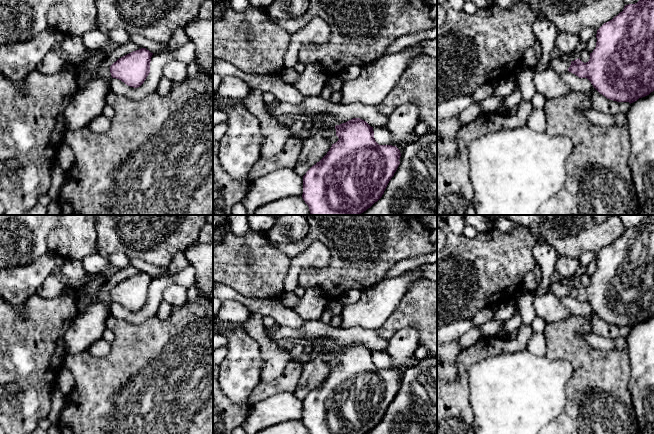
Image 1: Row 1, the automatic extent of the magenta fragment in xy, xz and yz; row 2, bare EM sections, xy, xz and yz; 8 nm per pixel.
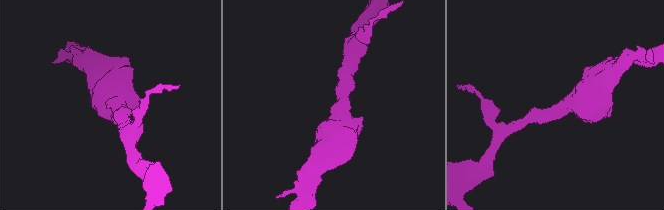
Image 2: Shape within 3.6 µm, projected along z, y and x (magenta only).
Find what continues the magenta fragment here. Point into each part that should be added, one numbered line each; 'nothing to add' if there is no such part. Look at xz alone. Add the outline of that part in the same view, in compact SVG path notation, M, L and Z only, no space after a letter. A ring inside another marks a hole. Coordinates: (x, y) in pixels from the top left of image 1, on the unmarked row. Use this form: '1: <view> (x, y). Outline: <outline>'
1: xz (324, 346). Outline: M321 341L318 345L319 345L319 350L325 351L325 352L335 352L336 350L331 344L328 344L325 341Z

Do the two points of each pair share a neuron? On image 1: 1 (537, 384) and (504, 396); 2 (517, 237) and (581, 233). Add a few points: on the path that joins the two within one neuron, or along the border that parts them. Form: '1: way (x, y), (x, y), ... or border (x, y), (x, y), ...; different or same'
1: way (529, 391), (512, 396); same
2: border (519, 225), (525, 226), (537, 241); different

